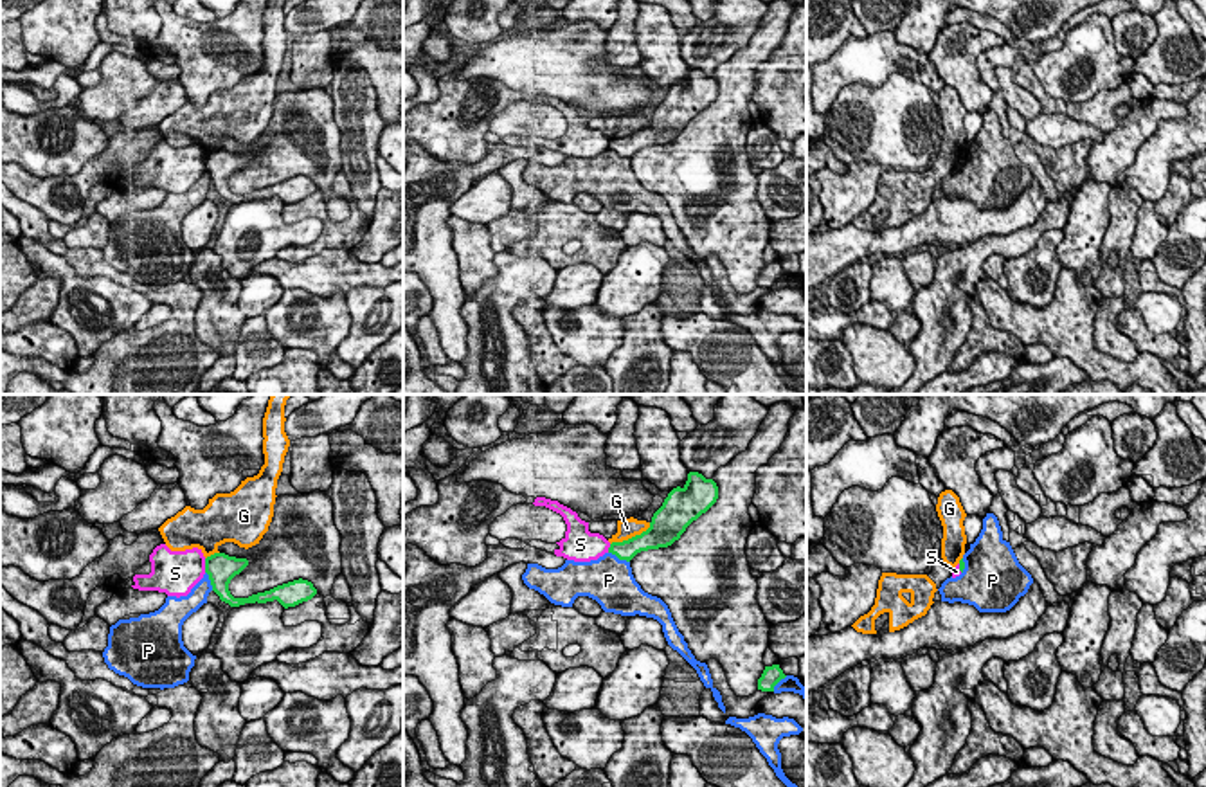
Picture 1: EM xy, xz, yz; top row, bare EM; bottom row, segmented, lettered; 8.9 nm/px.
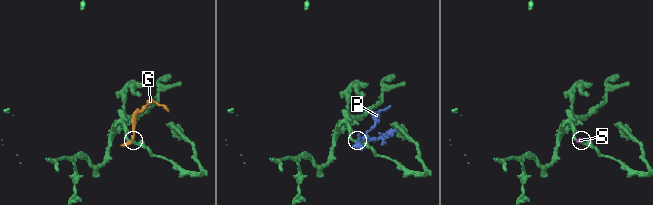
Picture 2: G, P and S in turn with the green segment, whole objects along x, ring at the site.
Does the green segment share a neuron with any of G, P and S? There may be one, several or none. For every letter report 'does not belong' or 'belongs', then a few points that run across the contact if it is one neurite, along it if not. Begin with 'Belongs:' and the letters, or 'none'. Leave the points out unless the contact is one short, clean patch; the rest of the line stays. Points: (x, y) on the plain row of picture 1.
Belongs: none
G: does not belong
P: does not belong
S: does not belong; line xy (204, 155), (206, 168)

